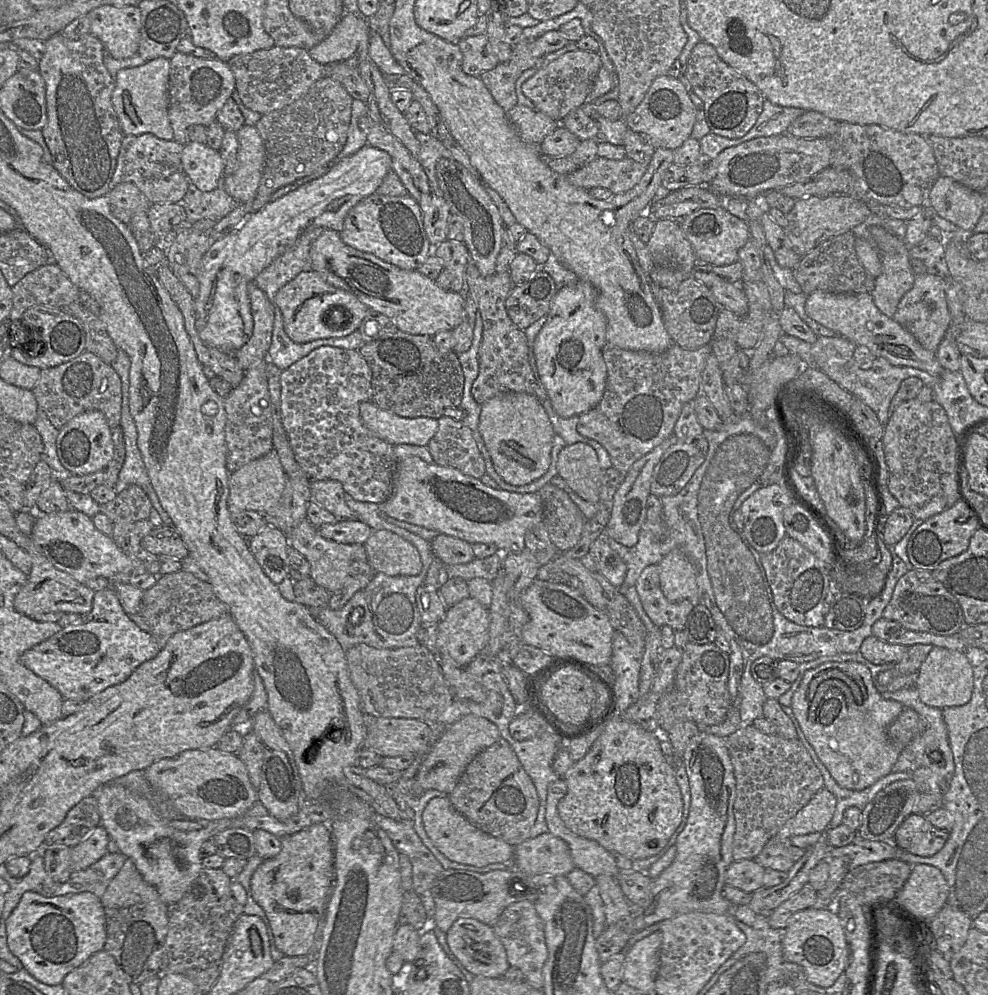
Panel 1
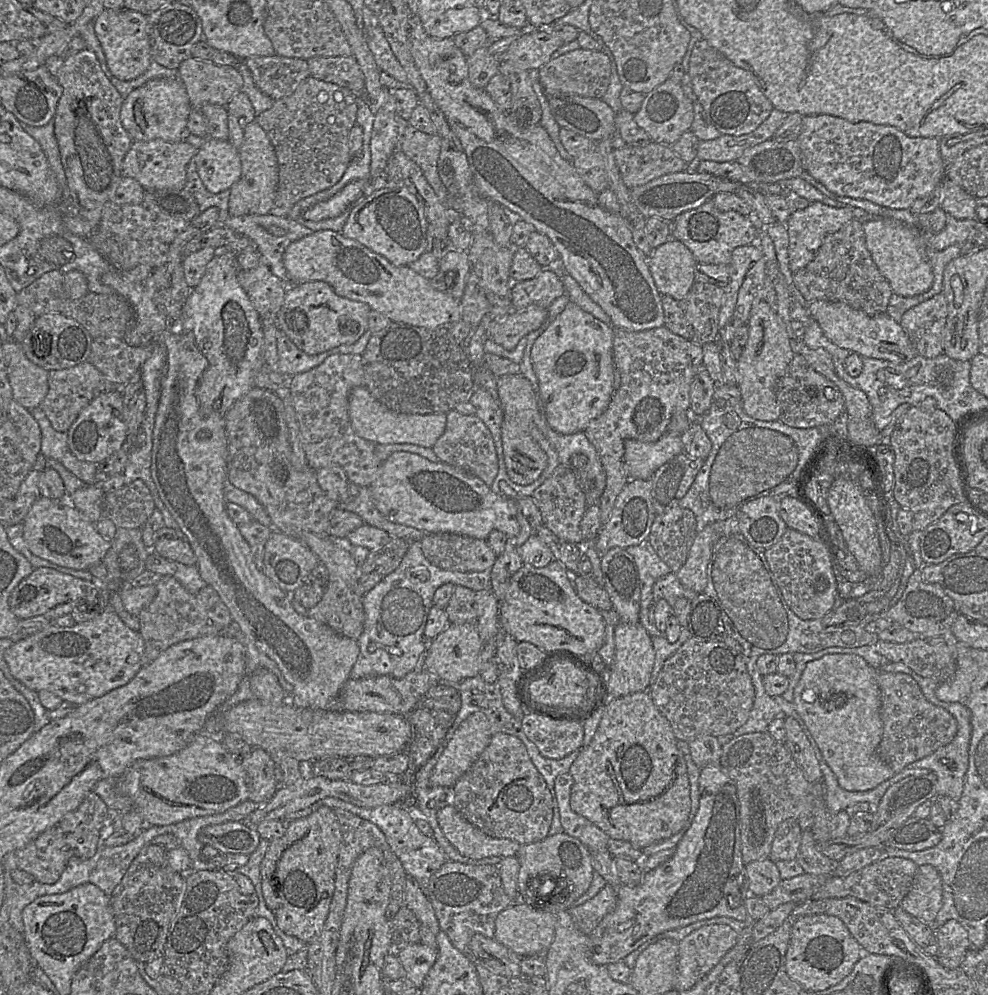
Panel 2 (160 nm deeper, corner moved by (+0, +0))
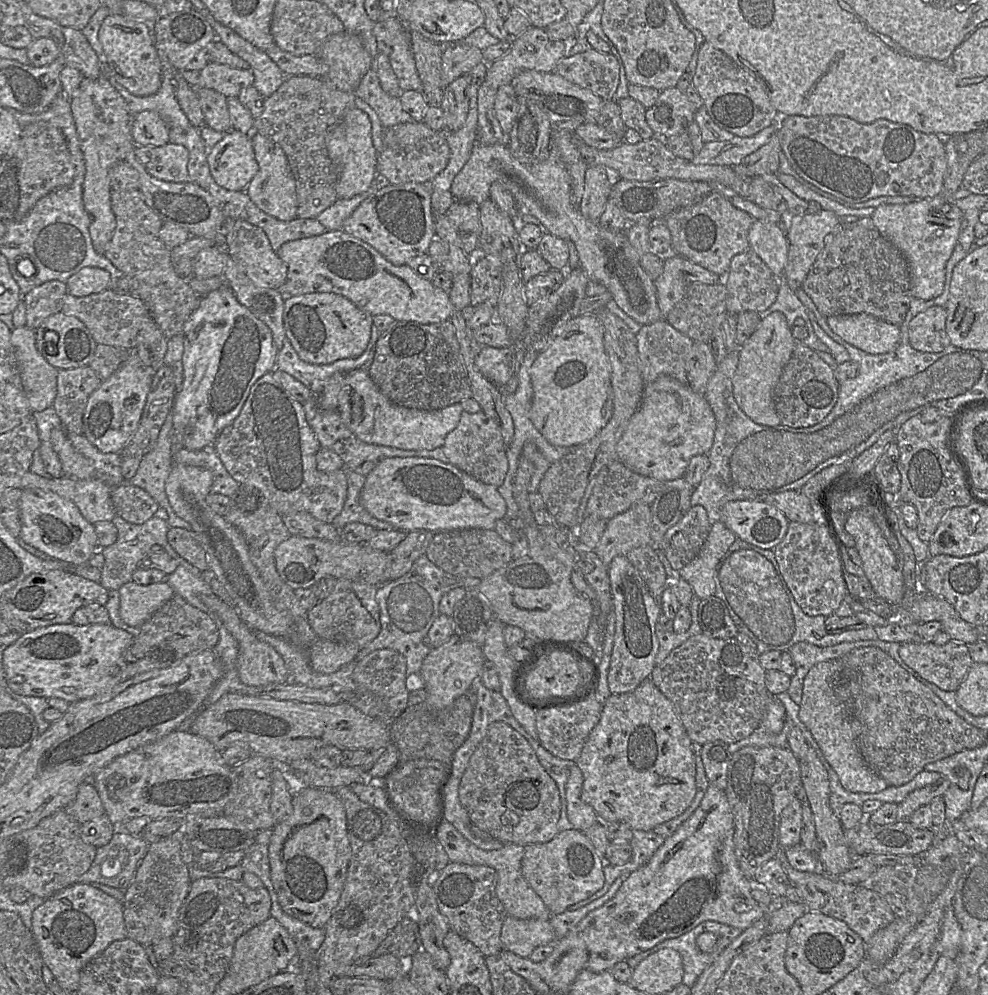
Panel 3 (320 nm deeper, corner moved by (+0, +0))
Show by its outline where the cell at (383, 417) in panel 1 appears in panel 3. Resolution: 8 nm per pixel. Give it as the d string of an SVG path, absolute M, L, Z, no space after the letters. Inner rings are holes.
M355 369L345 374L338 396L338 412L348 429L360 440L404 450L433 450L442 447L446 436L457 427L464 411L461 402L436 410L406 408L391 402L375 385L368 371Z

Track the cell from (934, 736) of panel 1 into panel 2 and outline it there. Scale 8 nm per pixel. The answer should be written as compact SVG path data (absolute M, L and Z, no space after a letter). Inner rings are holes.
M888 662L882 667L882 671L891 673L904 673L910 675L919 685L926 699L932 704L942 707L947 710L957 721L958 731L955 738L948 744L937 749L932 754L917 760L907 765L907 769L928 769L937 777L936 790L938 795L948 796L959 802L963 788L964 777L969 767L969 744L971 738L971 714L965 703L960 702L943 702L935 695L935 690L939 683L930 679L924 678L916 674L912 669L903 663Z

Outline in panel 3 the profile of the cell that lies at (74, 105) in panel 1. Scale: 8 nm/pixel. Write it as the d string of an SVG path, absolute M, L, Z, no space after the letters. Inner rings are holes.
M103 75L97 79L84 78L77 93L70 99L71 112L74 118L80 149L85 161L82 200L84 209L90 217L89 234L95 251L104 255L107 244L115 230L115 216L111 209L109 169L117 162L124 161L129 151L131 138L131 118L124 99Z

